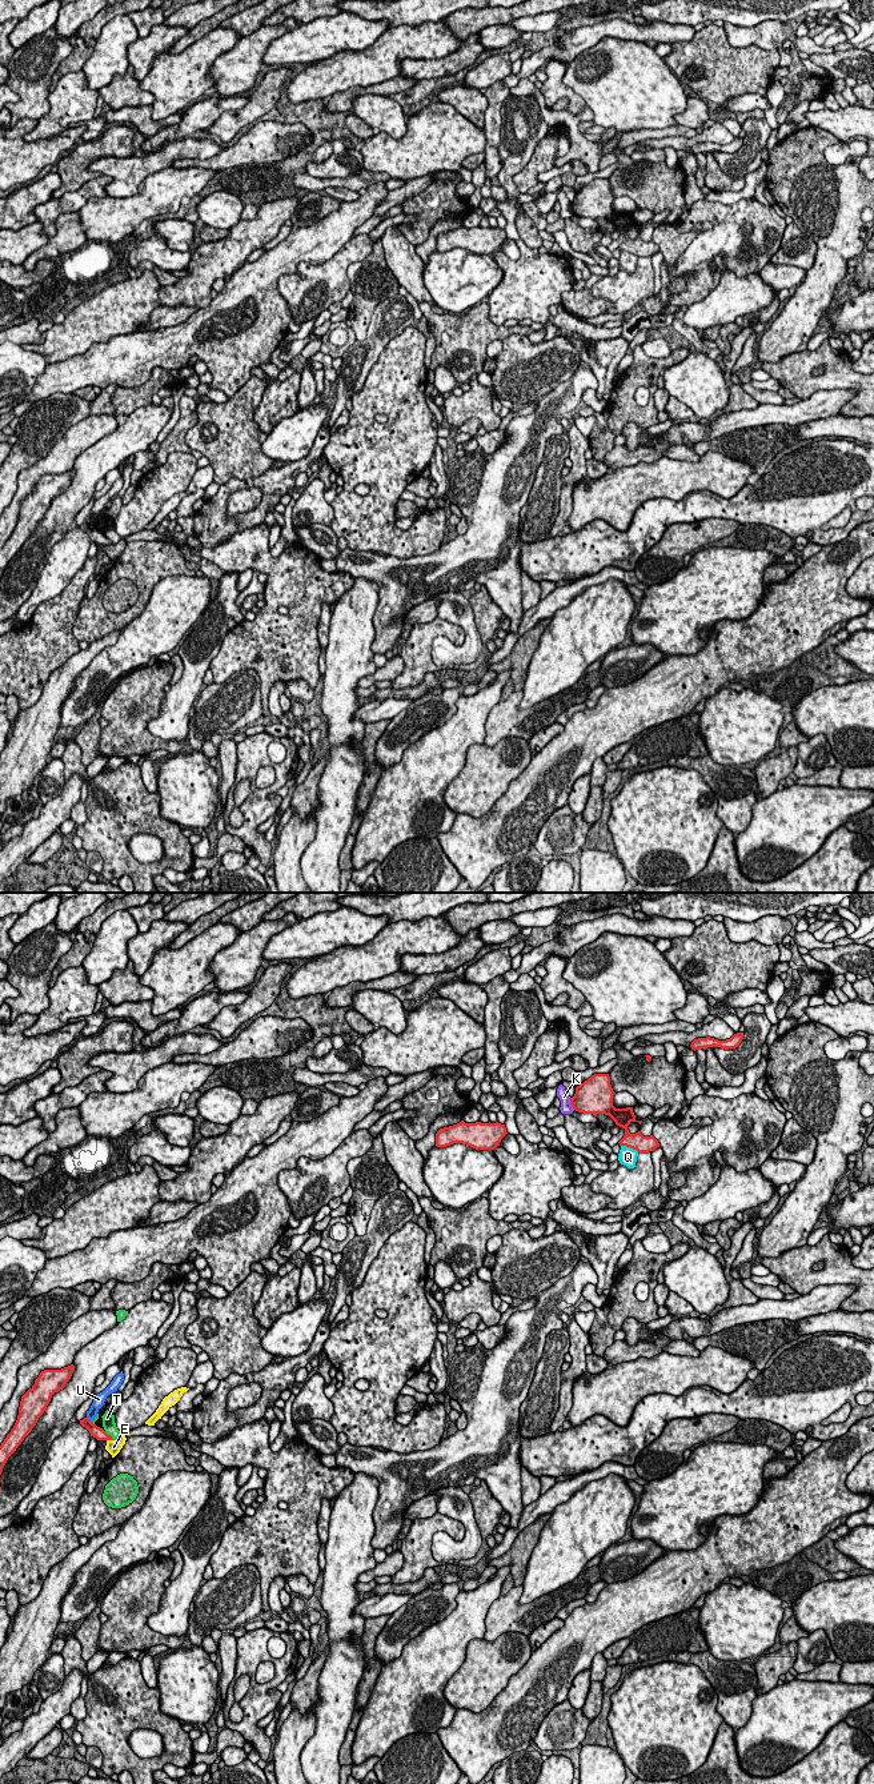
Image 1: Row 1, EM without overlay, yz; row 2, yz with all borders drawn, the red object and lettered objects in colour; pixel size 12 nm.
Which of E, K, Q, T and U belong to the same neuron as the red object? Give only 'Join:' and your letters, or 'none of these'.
Join: none of these

